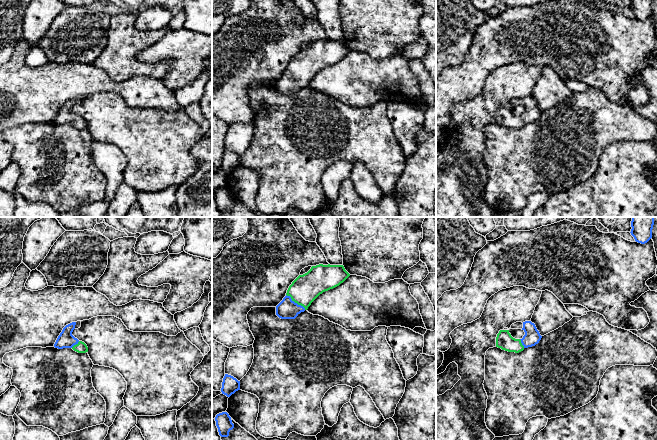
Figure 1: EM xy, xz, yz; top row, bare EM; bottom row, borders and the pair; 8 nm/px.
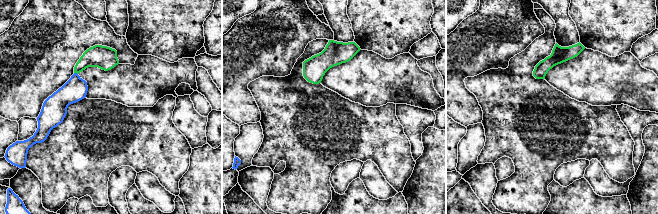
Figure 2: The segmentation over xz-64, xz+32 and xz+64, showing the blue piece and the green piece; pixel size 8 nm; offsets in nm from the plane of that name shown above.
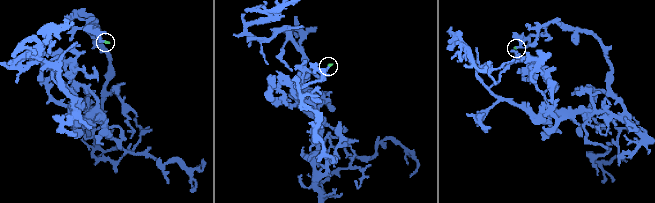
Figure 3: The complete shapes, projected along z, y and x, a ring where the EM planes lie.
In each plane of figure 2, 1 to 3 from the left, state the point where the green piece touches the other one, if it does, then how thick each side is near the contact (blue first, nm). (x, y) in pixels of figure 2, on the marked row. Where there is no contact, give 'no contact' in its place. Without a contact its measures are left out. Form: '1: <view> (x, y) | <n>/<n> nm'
1: xz-64 (76, 73) | 190/180 nm
2: no contact
3: no contact

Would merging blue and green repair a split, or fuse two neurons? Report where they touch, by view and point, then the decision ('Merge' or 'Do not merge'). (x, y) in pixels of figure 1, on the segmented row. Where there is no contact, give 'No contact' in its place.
Touches blue at xz (296, 303). Merge

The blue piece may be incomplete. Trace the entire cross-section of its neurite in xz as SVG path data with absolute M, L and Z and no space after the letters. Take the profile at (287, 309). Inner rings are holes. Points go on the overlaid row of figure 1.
M343 265L312 266L289 286L286 296L276 306L276 315L281 319L295 319L320 294L339 286L349 276Z

